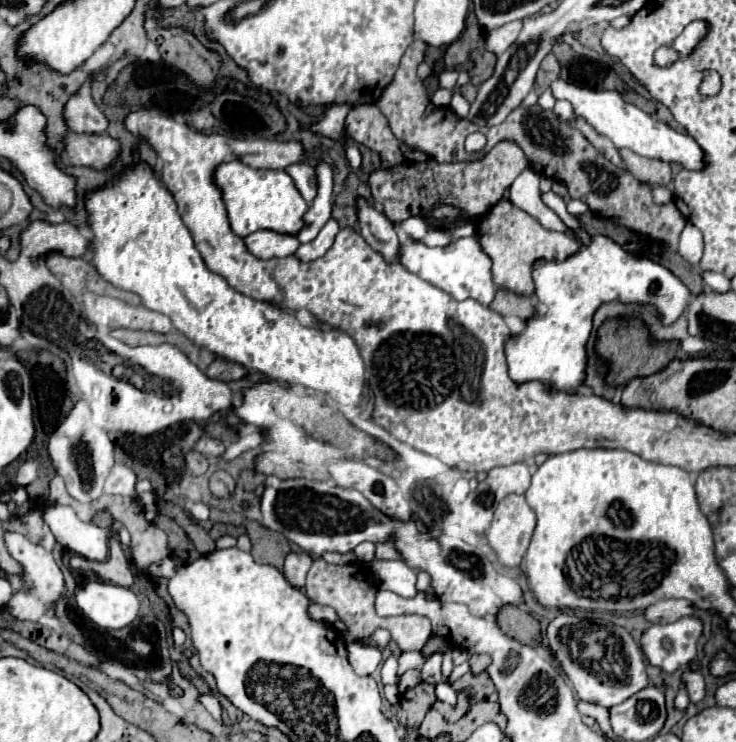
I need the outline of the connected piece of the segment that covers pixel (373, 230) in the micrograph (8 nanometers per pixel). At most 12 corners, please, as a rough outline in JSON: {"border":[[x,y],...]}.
{"border":[[361,196],[355,210],[361,236],[385,260],[397,260],[395,224]]}

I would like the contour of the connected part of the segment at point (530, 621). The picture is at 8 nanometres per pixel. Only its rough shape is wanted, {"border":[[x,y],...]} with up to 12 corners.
{"border":[[505,606],[497,624],[529,646],[541,644],[539,622],[521,608]]}

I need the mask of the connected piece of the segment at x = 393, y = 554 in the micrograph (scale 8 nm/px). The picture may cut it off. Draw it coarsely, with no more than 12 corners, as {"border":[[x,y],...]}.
{"border":[[393,536],[377,542],[379,560],[401,560]]}

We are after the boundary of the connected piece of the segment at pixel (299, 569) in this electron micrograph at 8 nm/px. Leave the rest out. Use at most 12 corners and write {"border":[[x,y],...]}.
{"border":[[291,552],[285,558],[283,574],[295,588],[305,586],[313,556]]}

